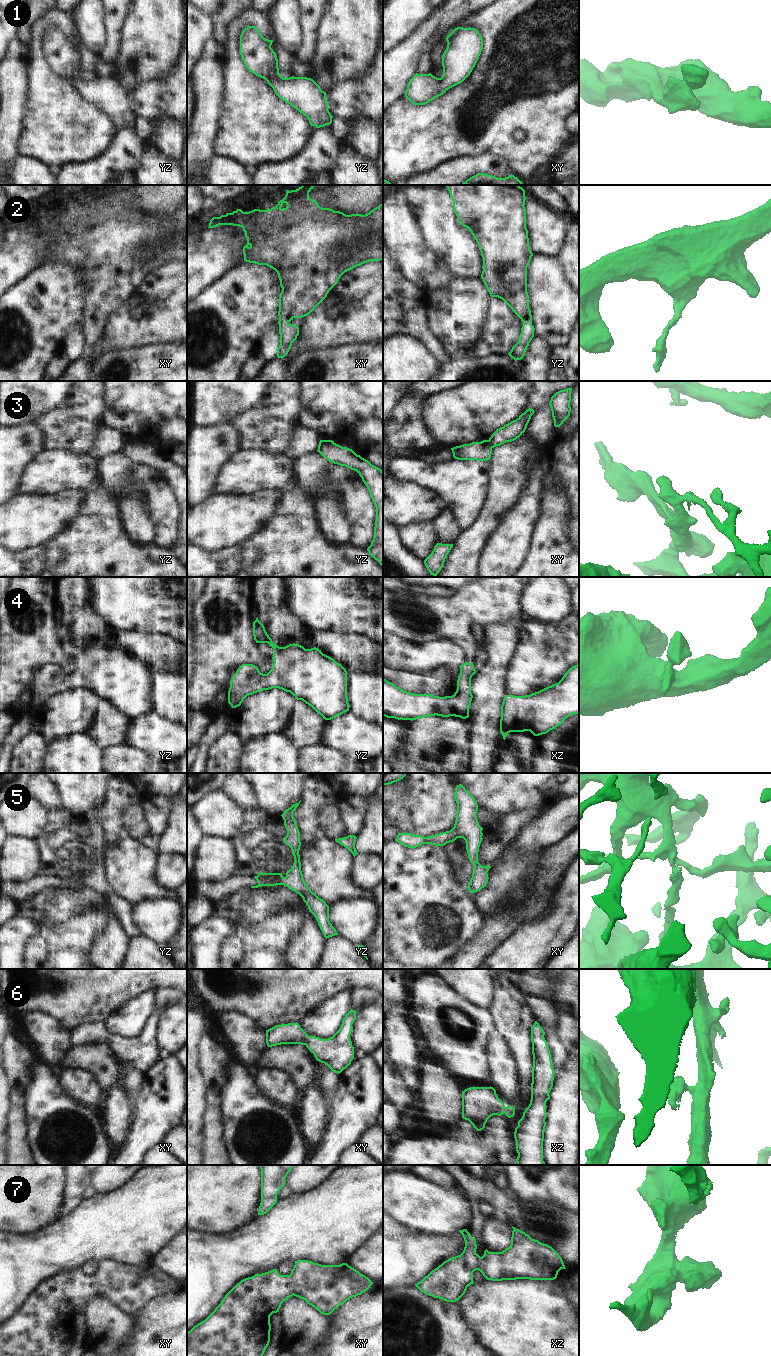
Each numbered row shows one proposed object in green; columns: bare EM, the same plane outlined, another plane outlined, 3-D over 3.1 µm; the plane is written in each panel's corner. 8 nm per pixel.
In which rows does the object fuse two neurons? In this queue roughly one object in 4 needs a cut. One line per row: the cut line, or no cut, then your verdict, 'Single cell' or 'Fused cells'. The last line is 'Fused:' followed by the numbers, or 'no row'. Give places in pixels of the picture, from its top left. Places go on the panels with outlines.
1: No split. Single cell
2: No split. Single cell
3: Split along xy (487, 440), (491, 448). Fused cells
4: No split. Single cell
5: No split. Single cell
6: No split. Single cell
7: No split. Single cell
Fused: 3.

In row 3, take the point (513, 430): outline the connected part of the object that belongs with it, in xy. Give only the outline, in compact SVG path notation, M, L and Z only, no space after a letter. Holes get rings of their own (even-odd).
M529 408L516 420L513 420L503 427L497 429L488 440L490 447L494 448L519 438L525 432L534 412L535 411L533 409Z

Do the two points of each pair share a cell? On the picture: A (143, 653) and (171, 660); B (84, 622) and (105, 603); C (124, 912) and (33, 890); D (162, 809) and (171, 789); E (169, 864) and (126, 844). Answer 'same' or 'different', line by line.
A: same
B: different
C: same
D: different
E: different

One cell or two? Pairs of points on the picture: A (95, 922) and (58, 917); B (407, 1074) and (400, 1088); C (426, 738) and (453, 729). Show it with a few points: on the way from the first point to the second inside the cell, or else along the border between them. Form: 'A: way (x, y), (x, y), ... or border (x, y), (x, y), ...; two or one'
A: border (90, 908), (59, 924), (46, 925); two
B: border (393, 1063), (405, 1085), (414, 1095); two
C: way (433, 738), (446, 734); one

